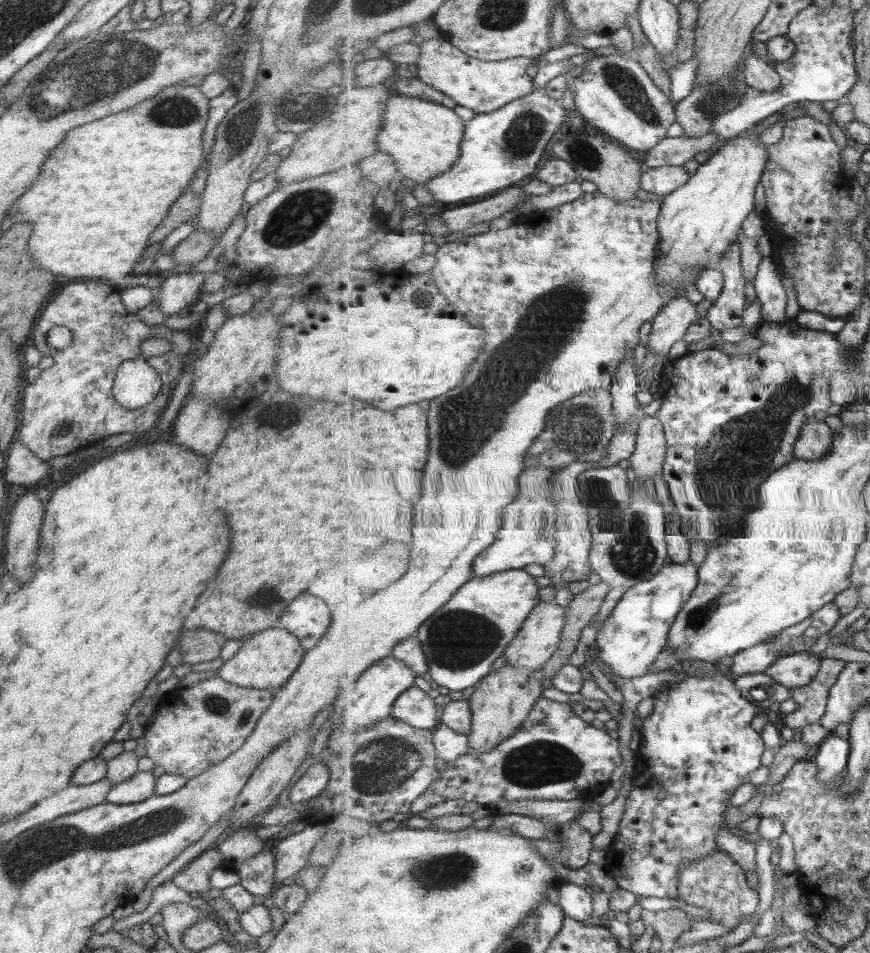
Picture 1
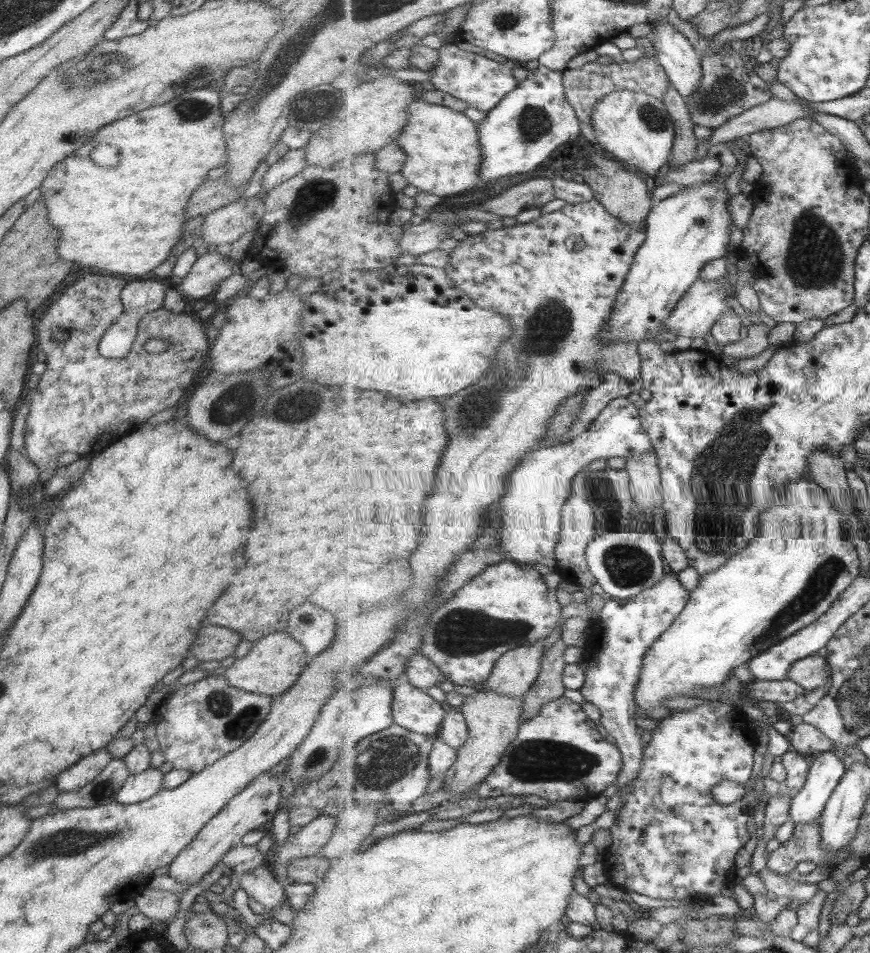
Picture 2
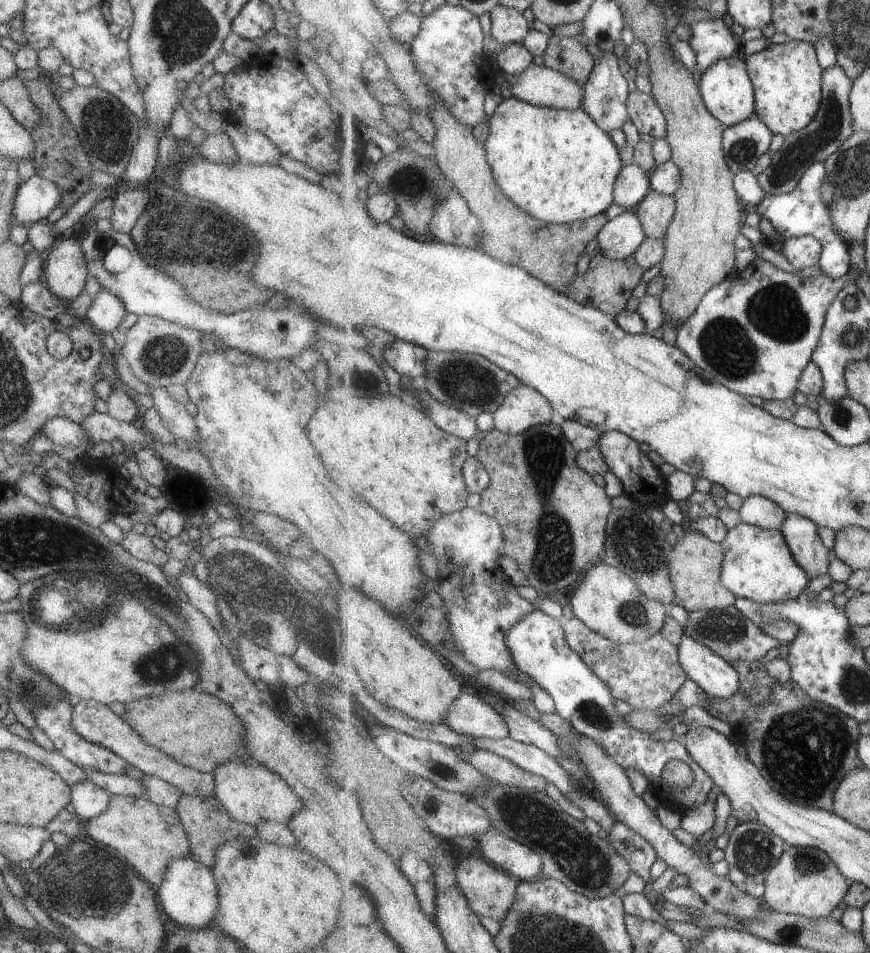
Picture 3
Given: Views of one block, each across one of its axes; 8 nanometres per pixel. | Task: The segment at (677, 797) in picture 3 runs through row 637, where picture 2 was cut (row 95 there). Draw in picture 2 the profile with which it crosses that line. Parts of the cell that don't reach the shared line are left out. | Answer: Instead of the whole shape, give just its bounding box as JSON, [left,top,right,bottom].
[477,65,581,185]

